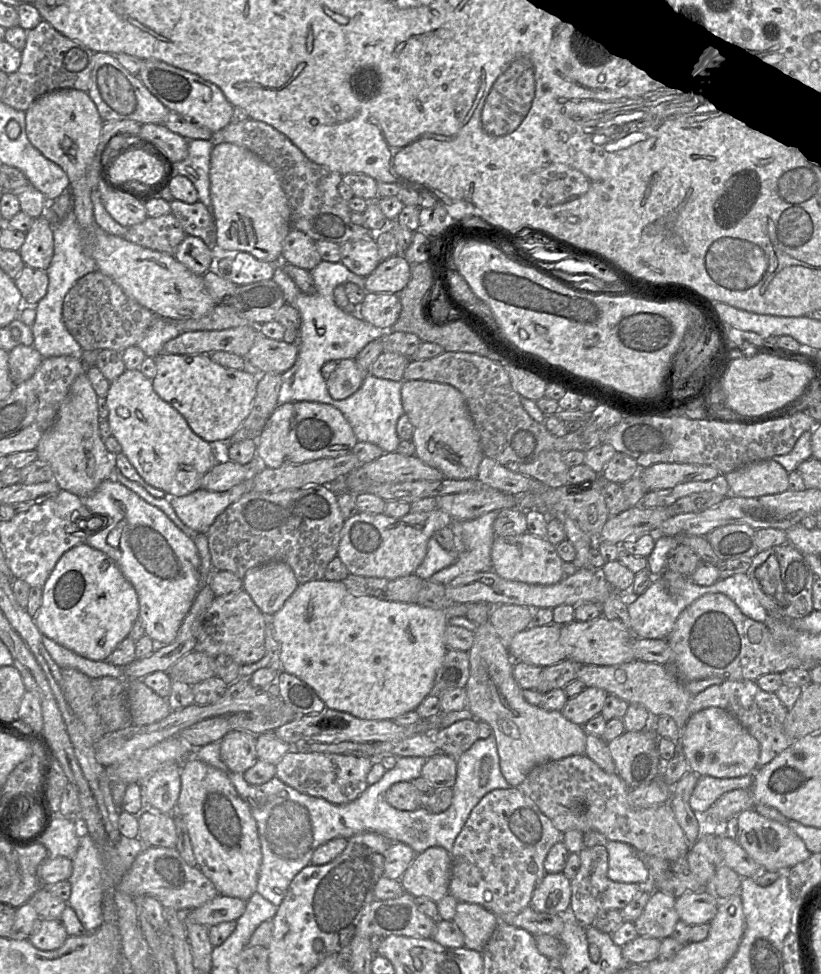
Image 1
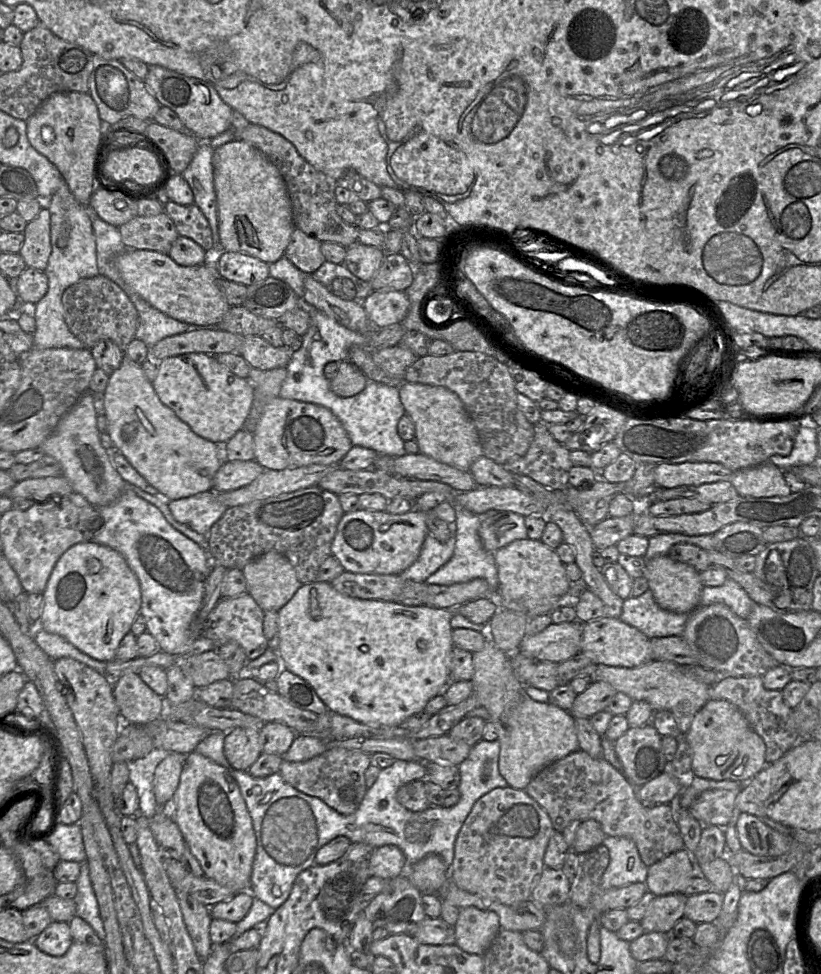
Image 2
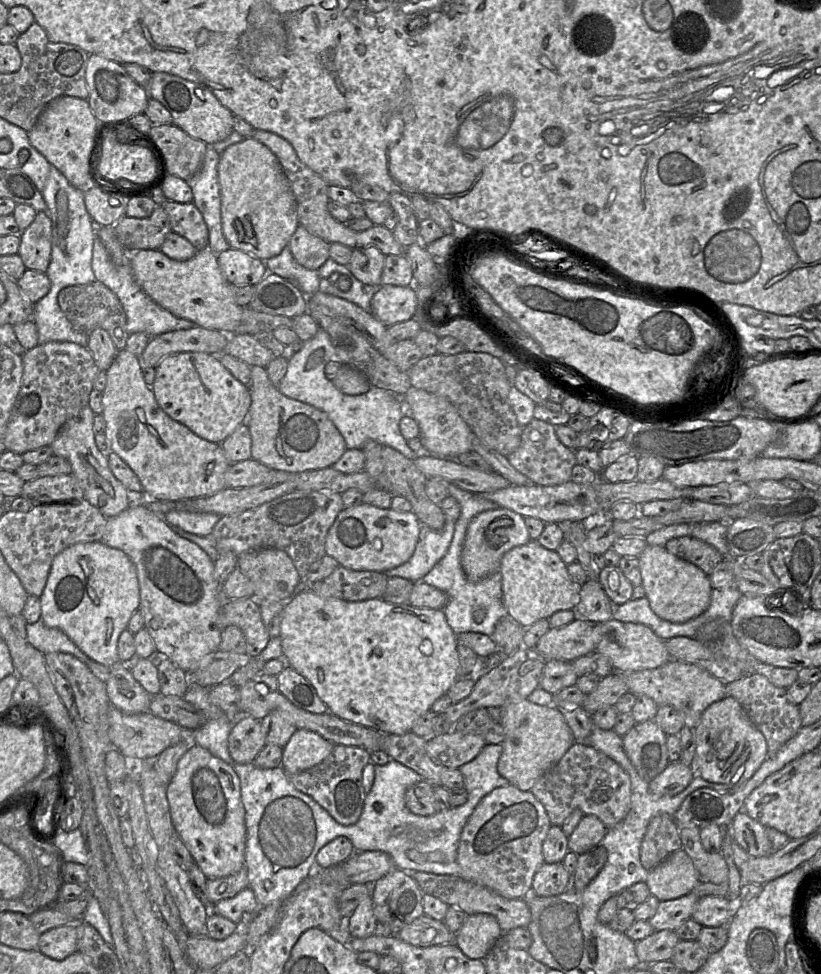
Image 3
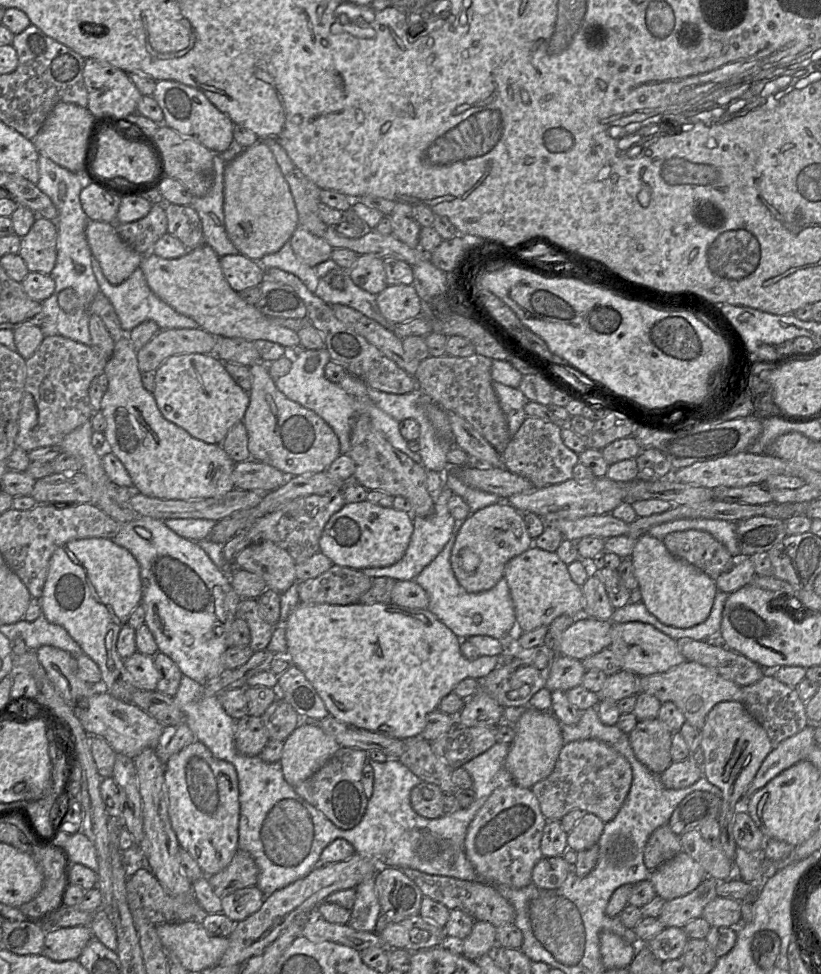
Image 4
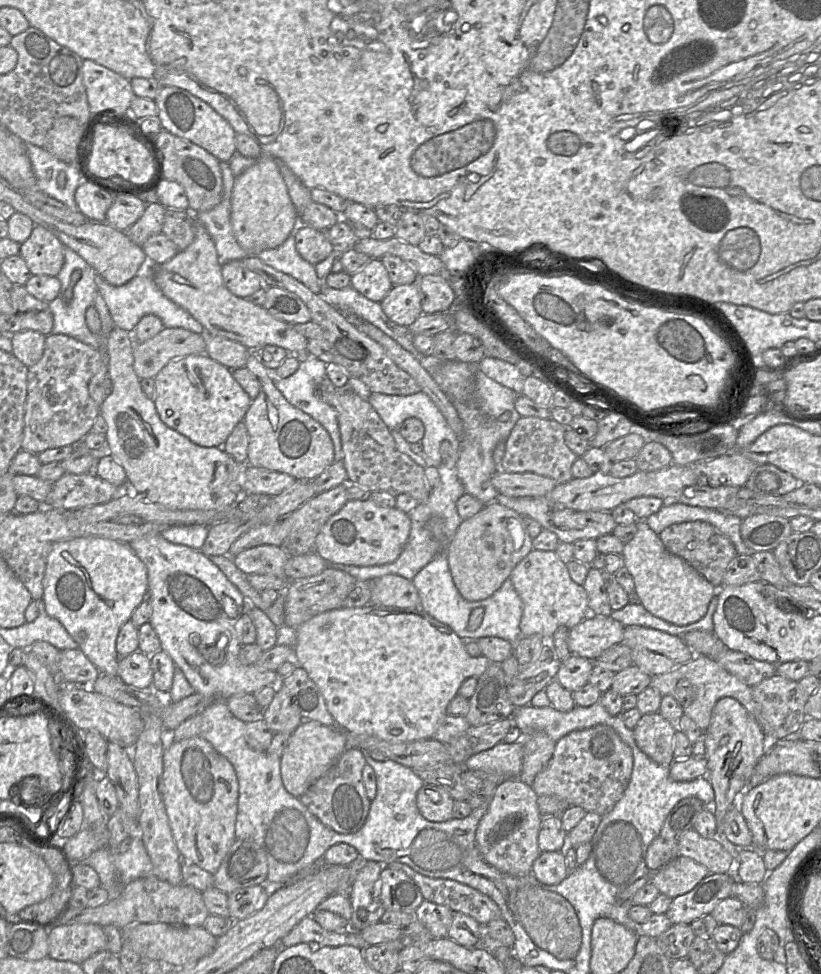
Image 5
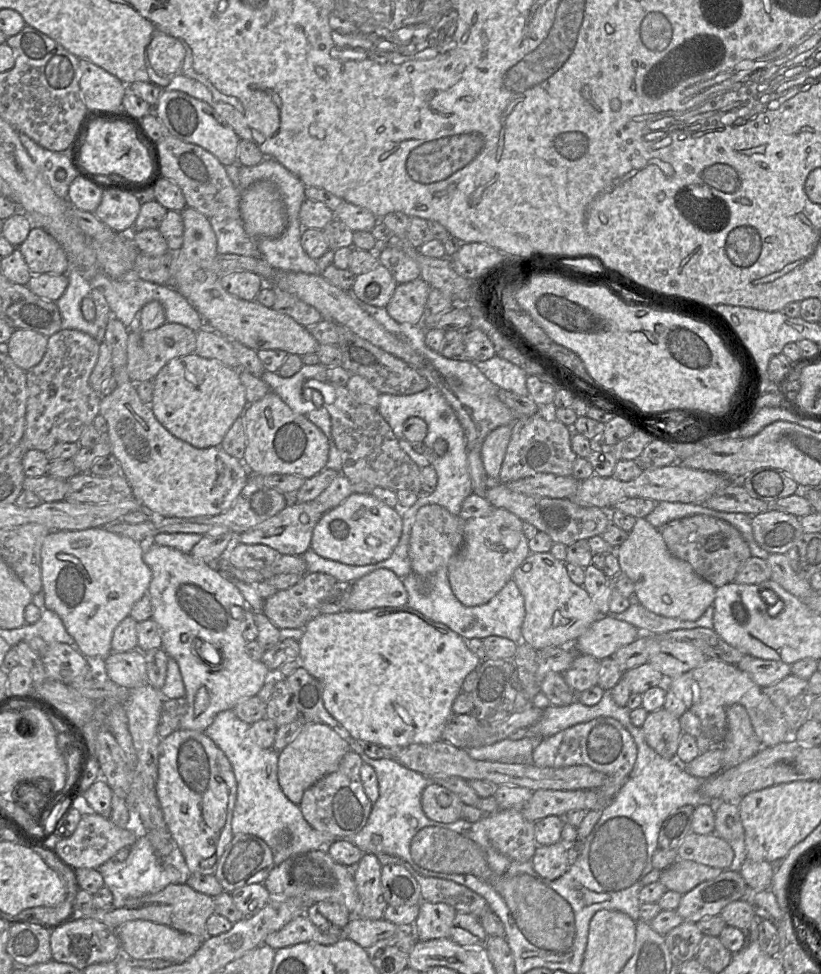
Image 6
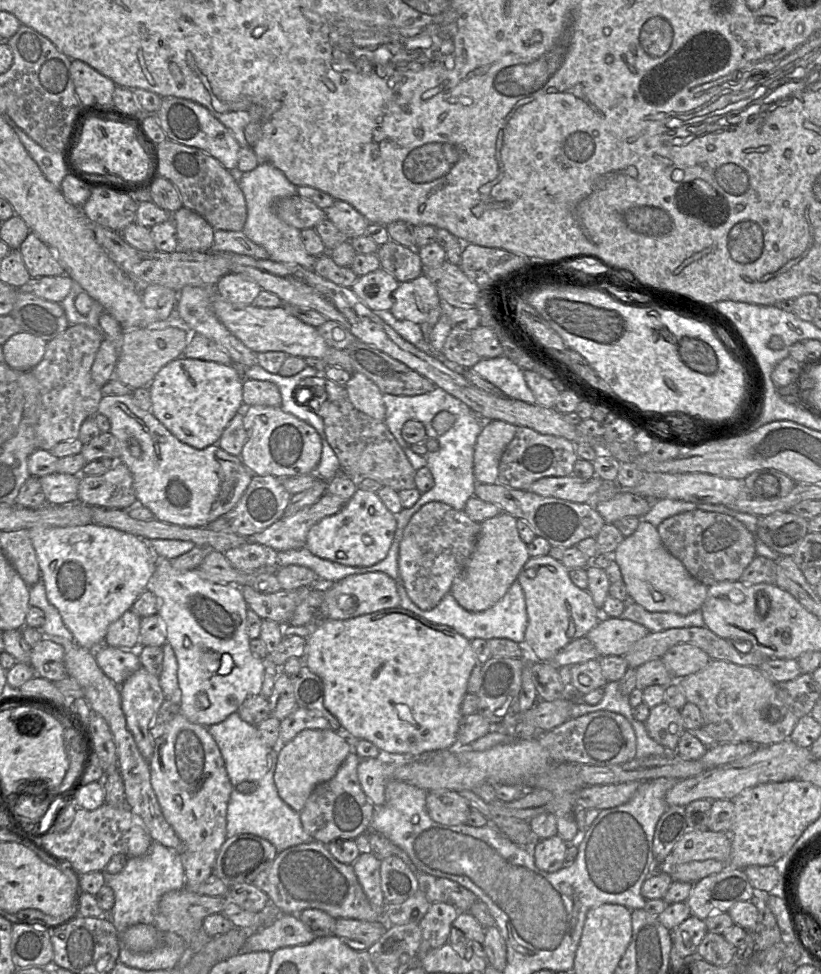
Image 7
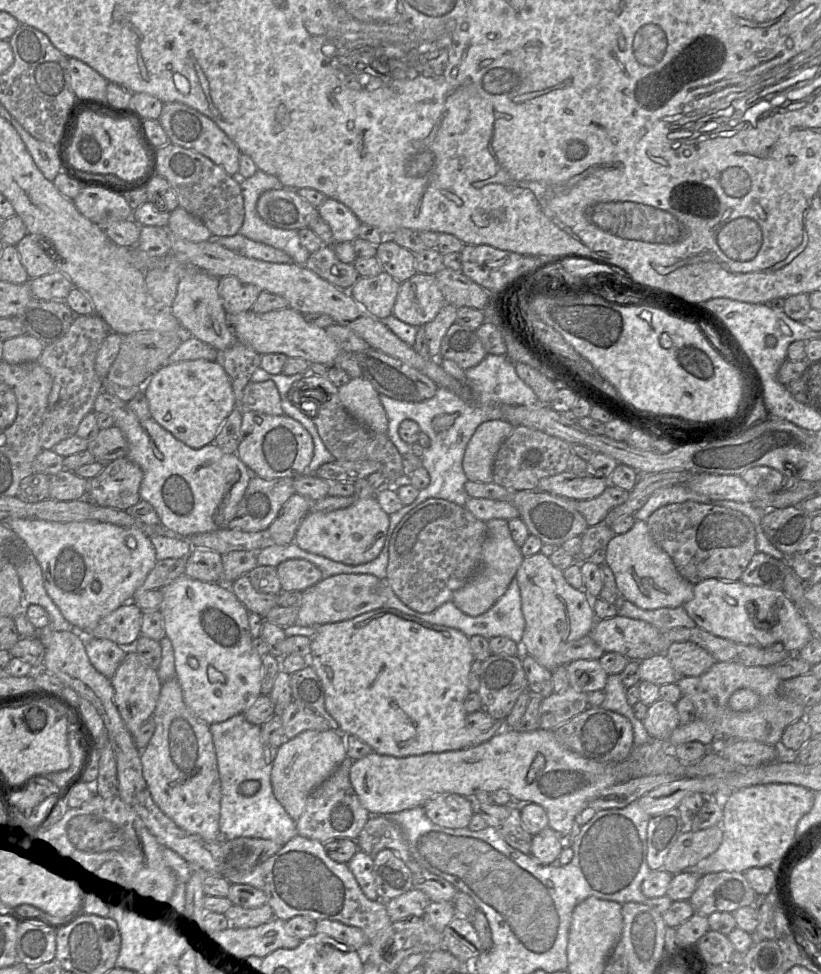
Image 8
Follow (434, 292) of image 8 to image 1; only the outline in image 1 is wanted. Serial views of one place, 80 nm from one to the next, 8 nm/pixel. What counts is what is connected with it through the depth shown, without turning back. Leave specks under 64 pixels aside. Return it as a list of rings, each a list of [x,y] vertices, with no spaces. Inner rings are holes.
[[[368,292],[356,313],[370,324],[389,330],[398,320],[401,310],[398,294]]]

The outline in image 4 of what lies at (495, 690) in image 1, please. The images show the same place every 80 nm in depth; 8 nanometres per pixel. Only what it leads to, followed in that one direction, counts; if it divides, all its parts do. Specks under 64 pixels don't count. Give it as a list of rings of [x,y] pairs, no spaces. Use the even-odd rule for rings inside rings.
[[[529,708],[513,725],[515,737],[505,760],[505,768],[513,777],[514,783],[523,788],[532,788],[534,784],[548,777],[556,764],[564,746],[561,723],[550,711]]]

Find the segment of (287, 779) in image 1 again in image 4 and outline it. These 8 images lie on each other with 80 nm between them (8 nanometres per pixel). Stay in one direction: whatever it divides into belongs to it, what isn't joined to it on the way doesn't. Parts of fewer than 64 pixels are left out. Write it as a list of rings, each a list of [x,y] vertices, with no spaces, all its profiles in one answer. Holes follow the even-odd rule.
[[[341,746],[318,771],[293,788],[299,796],[320,810],[338,828],[352,829],[362,819],[369,799],[362,784],[362,770],[367,761],[367,751]]]

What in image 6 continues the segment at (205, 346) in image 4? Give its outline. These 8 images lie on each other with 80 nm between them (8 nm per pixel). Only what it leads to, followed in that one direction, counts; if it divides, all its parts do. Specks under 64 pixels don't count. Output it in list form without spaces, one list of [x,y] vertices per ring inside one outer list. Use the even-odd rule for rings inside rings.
[[[165,323],[155,330],[129,329],[127,340],[127,373],[135,384],[152,381],[158,372],[172,359],[193,354],[196,349],[196,333],[181,324]]]

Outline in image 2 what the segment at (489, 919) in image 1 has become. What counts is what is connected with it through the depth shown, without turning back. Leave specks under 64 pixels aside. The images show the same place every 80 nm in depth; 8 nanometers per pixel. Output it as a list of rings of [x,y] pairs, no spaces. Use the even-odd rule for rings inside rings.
[[[474,906],[460,909],[454,928],[455,945],[469,954],[482,956],[501,930],[496,913]]]

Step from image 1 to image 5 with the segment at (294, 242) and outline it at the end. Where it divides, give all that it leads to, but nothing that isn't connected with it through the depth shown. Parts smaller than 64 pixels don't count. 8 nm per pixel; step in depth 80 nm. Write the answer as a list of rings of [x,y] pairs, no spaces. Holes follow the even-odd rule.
[[[300,224],[295,231],[296,250],[300,256],[314,266],[336,251],[325,231]]]

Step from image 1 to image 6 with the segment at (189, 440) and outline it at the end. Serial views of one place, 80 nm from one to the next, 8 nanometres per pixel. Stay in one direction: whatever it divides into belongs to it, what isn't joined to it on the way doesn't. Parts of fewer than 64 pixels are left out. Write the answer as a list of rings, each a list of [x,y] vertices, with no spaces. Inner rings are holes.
[[[111,317],[108,321],[104,342],[112,356],[113,377],[117,387],[108,396],[101,398],[99,414],[108,424],[106,440],[111,454],[121,466],[121,473],[132,488],[133,497],[152,516],[194,518],[215,516],[227,511],[234,504],[251,473],[241,460],[227,454],[220,446],[198,449],[173,436],[155,417],[150,405],[141,401],[136,384],[127,373],[127,340],[129,329],[121,321]]]

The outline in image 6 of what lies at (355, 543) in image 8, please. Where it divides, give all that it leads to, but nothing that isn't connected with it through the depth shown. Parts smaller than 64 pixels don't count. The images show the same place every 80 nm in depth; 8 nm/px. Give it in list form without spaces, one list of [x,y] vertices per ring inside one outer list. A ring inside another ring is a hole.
[[[352,493],[339,506],[326,512],[313,529],[311,550],[320,557],[346,565],[365,566],[388,559],[399,543],[403,528],[402,513],[399,508],[387,506],[372,494]]]

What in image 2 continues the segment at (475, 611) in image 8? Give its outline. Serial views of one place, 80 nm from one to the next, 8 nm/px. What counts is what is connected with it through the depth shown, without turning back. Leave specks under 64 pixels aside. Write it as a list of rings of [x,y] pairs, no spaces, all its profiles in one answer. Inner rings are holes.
[[[498,511],[481,524],[479,535],[485,549],[495,552],[515,540],[528,538],[525,517],[512,511]]]

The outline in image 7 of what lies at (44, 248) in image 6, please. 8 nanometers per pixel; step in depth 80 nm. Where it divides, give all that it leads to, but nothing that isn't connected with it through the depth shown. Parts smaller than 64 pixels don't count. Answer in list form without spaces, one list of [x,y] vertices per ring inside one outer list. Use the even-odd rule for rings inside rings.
[[[30,231],[19,251],[32,278],[65,274],[55,252],[35,233]]]

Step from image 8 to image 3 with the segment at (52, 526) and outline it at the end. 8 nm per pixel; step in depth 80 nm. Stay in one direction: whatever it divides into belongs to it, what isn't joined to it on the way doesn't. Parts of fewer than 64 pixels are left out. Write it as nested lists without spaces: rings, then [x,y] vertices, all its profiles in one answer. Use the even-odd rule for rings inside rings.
[[[102,541],[68,546],[54,557],[40,602],[40,619],[46,626],[62,630],[86,656],[110,669],[111,676],[105,684],[111,705],[126,714],[149,712],[153,696],[133,677],[129,666],[119,659],[117,650],[121,633],[127,629],[131,616],[140,605],[137,568],[133,561],[122,550]]]

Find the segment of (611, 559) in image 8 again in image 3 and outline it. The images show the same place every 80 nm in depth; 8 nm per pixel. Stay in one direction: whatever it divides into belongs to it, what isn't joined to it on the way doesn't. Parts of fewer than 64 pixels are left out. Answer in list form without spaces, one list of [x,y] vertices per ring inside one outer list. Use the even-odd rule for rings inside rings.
[[[647,545],[638,557],[645,596],[654,613],[672,623],[684,623],[702,614],[710,605],[712,585],[709,576],[695,564],[668,552],[664,546]]]

